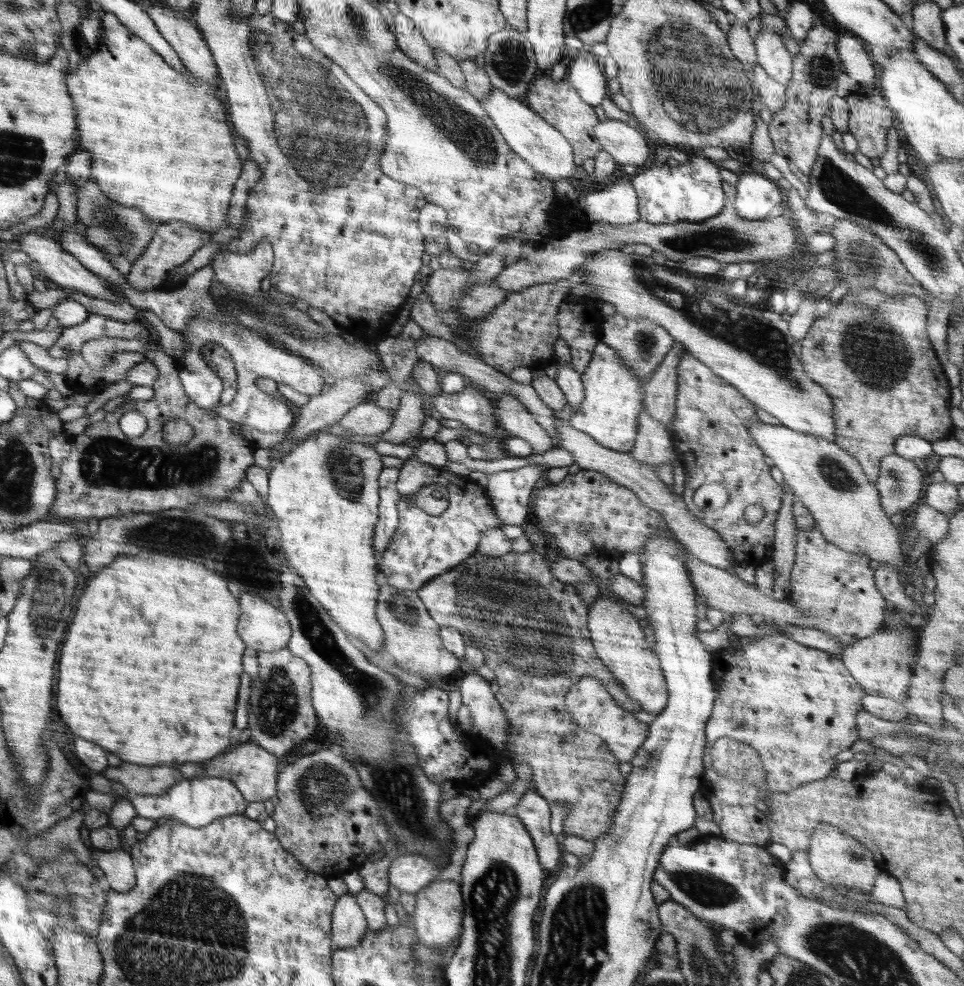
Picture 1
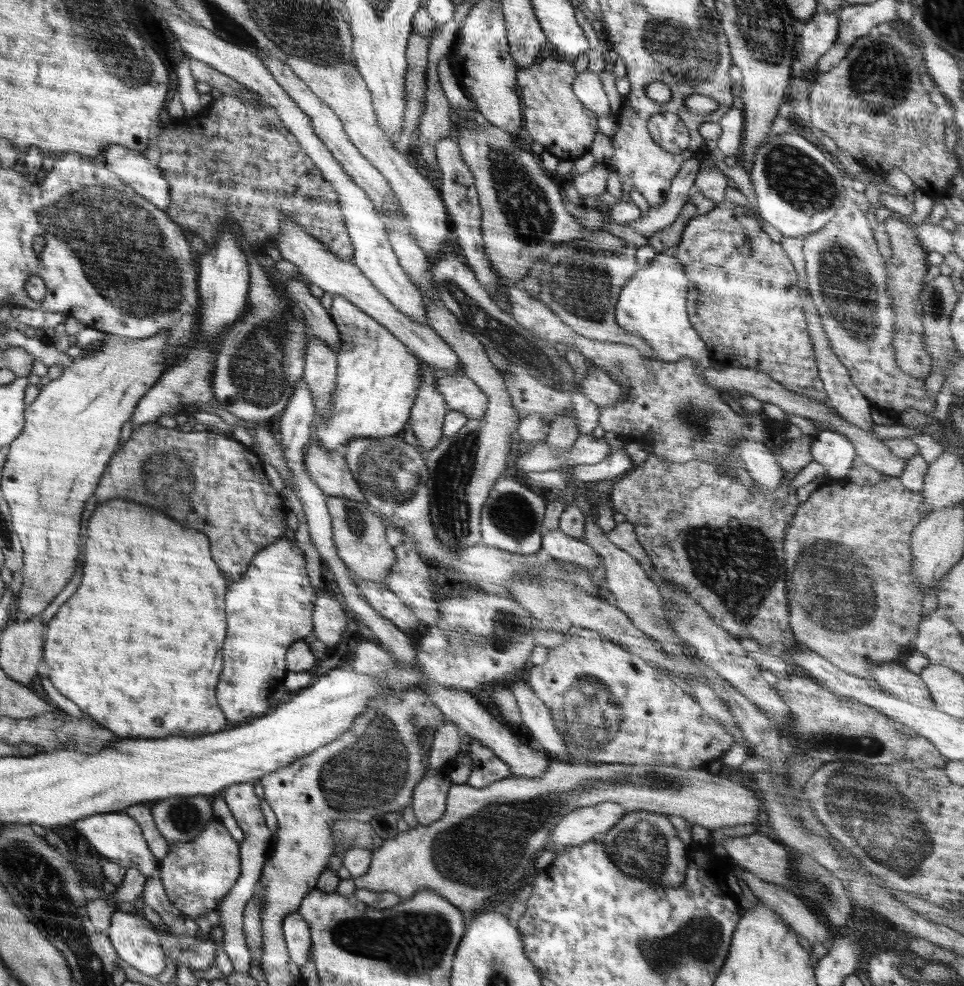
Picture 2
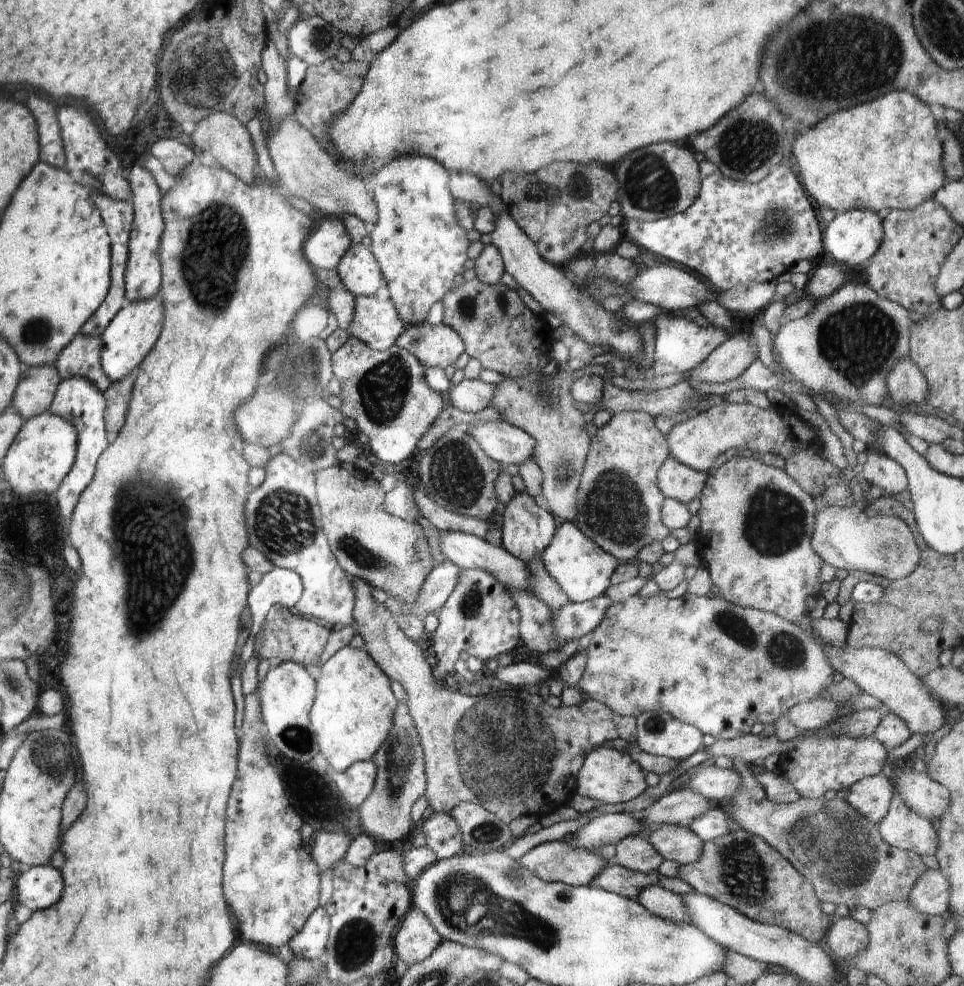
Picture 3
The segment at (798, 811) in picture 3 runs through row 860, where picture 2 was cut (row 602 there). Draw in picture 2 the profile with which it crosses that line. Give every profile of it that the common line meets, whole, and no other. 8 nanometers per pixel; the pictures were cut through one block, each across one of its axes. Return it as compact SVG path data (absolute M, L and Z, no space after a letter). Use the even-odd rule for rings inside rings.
M883 475L875 485L867 486L859 486L848 480L843 482L829 480L812 491L804 503L799 503L794 516L791 516L791 522L789 522L784 539L785 567L787 568L787 575L784 578L784 582L786 582L784 592L786 592L786 598L788 598L788 622L798 644L820 654L838 669L859 676L867 682L876 683L871 677L870 669L884 663L893 663L911 645L919 632L919 624L923 614L923 596L912 586L912 578L915 578L915 576L911 569L913 554L910 543L911 532L918 526L919 521L925 517L925 512L927 512L927 506L922 492L908 490L898 477L888 475Z

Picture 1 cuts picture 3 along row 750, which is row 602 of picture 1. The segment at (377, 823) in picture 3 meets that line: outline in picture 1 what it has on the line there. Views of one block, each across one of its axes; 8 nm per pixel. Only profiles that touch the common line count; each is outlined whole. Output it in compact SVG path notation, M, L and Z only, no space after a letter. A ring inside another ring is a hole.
M383 585L378 592L376 617L385 636L384 651L391 663L427 681L444 683L452 672L459 672L460 659L444 649L439 625L432 620L416 591Z

